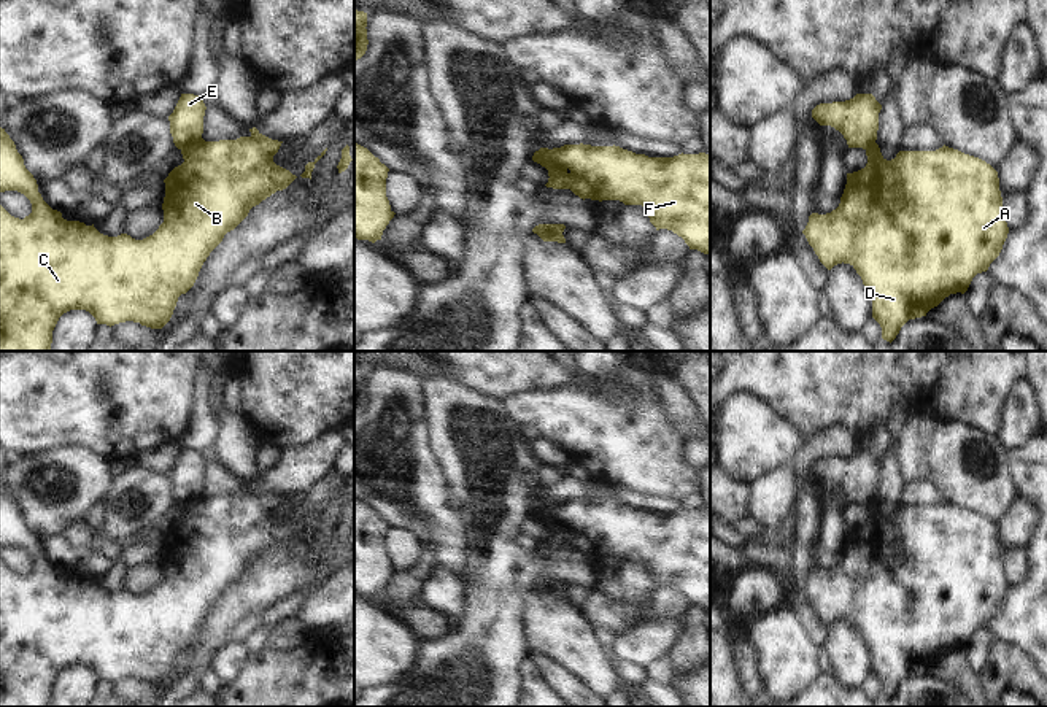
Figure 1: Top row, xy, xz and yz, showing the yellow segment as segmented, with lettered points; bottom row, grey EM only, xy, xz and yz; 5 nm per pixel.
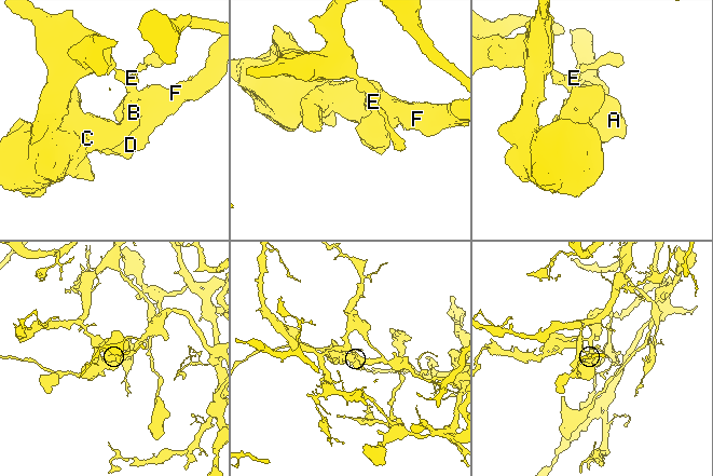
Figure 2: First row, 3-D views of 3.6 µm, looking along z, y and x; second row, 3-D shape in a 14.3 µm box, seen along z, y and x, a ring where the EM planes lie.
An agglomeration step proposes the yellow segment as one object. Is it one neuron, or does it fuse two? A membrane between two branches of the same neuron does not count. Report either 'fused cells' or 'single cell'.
fused cells

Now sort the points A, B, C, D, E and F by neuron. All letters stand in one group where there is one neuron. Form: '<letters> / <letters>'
A B C D F / E

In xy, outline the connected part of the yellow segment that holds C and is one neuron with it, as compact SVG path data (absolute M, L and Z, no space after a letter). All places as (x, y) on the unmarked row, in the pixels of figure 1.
M0 483L0 548L17 547L32 559L32 569L24 575L11 572L0 561L0 707L51 707L52 686L59 674L70 666L86 666L97 680L110 683L133 677L151 685L162 685L170 677L178 653L194 642L203 618L224 591L234 586L253 562L276 547L286 545L297 534L273 518L283 497L262 491L256 483L249 488L249 493L237 496L200 496L183 504L184 518L164 535L164 578L153 591L135 596L127 589L108 593L94 580L64 575L60 567L43 556L37 535L25 524L14 497Z

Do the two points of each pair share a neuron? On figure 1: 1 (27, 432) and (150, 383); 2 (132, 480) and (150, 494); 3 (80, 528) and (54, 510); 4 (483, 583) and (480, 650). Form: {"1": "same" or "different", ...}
{"1": "same", "2": "same", "3": "different", "4": "same"}

